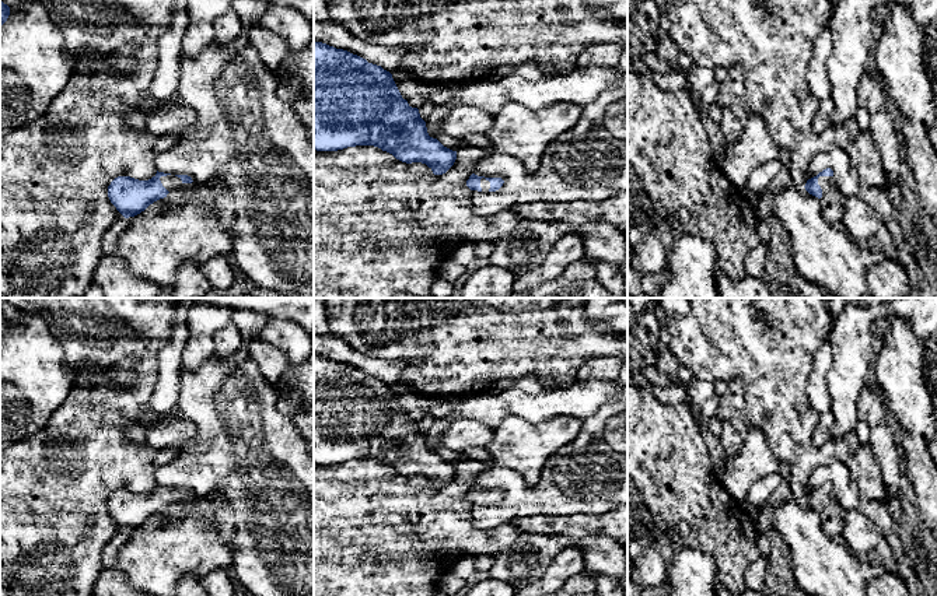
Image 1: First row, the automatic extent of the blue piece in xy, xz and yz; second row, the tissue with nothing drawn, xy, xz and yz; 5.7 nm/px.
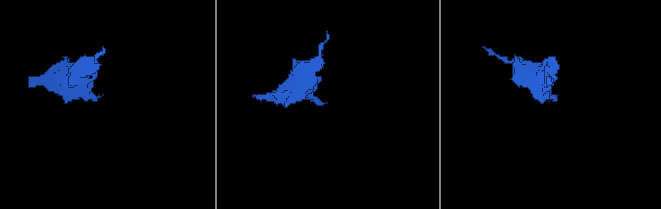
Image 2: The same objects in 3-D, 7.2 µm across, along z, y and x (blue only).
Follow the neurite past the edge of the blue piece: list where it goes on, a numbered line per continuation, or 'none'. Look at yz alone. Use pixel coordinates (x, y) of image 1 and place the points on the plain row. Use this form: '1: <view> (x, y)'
1: yz (832, 521)

